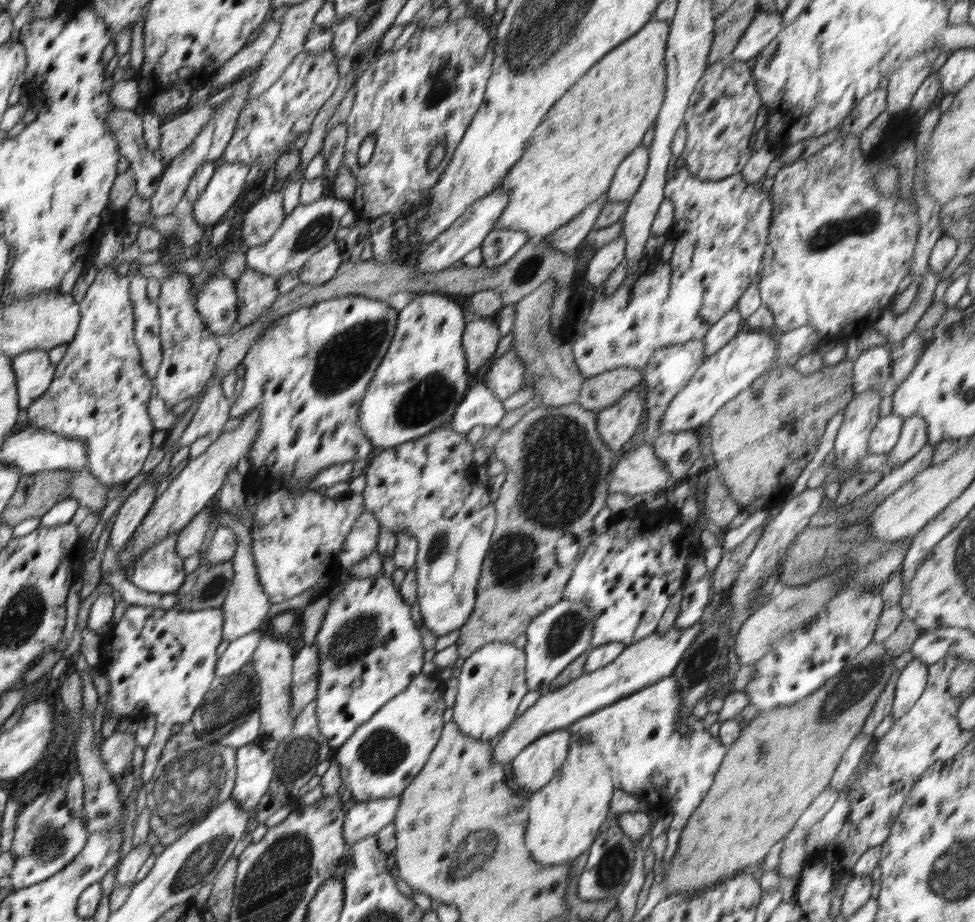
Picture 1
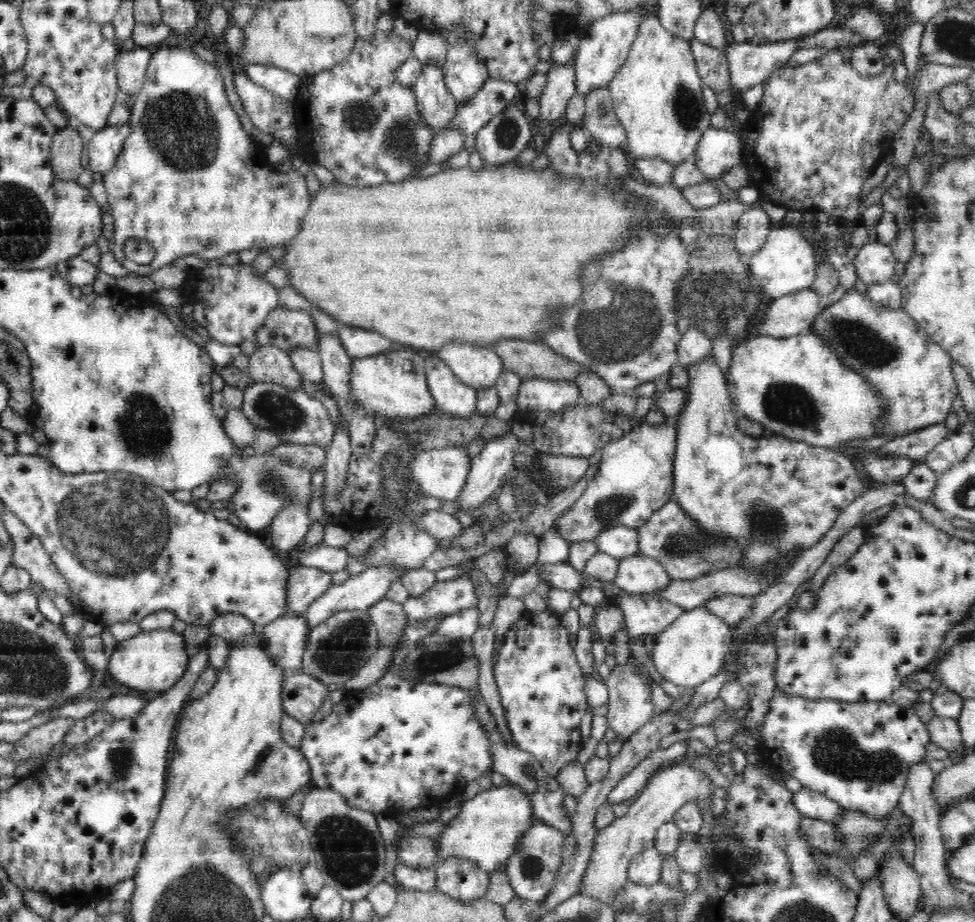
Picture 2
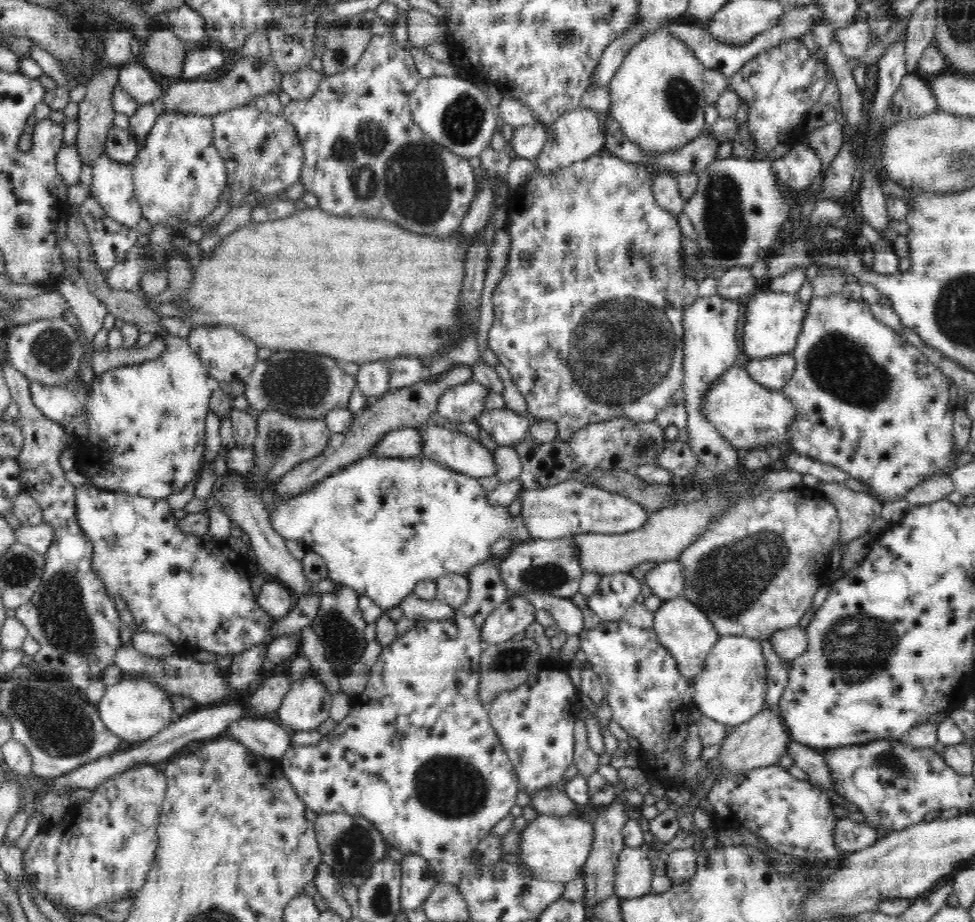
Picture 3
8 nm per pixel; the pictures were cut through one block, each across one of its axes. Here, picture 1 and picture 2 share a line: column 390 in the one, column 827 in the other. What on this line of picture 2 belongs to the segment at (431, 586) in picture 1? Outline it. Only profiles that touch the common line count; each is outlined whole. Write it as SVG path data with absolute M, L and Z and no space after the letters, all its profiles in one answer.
M706 356L690 363L688 373L688 398L676 423L673 498L702 530L725 540L747 542L740 568L764 568L774 560L790 558L800 548L814 546L834 526L840 513L865 493L866 477L854 457L839 448L814 447L782 435L750 438L738 428L727 375L713 358Z

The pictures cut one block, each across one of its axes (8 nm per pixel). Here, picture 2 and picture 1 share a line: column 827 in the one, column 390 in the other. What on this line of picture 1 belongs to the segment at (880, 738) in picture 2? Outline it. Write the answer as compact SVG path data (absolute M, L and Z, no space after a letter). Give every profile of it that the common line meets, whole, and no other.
M441 669L432 674L421 673L416 676L403 692L391 698L380 712L376 712L340 748L334 751L333 758L340 765L341 782L346 784L347 797L353 798L356 802L362 802L368 799L399 796L422 770L445 726L443 715L447 708L443 695L447 686L441 680L440 674Z

